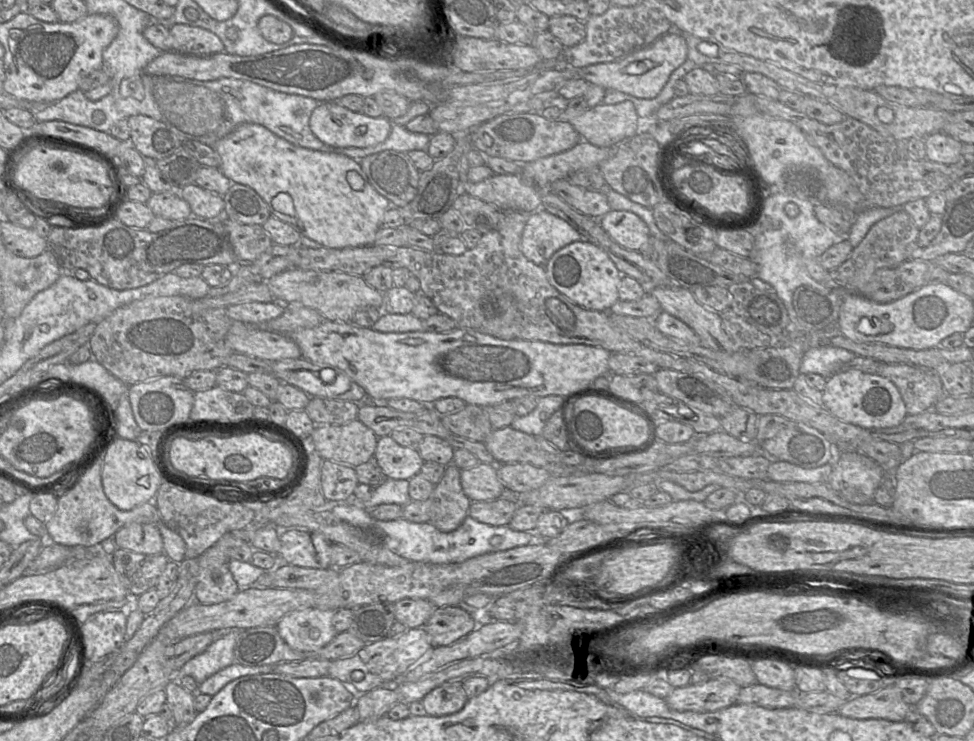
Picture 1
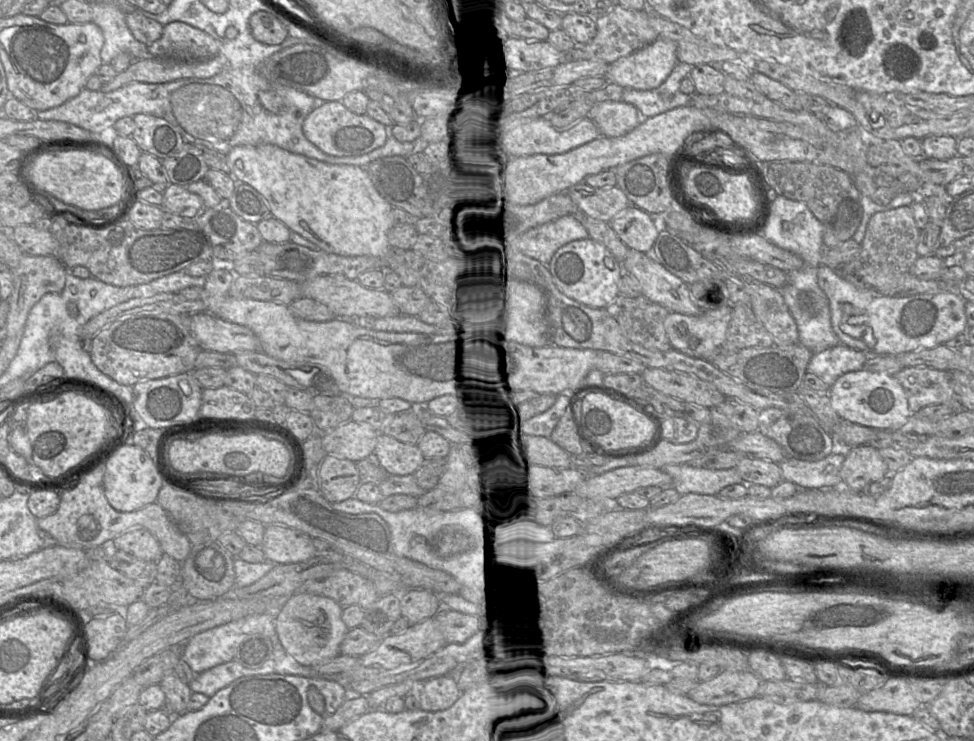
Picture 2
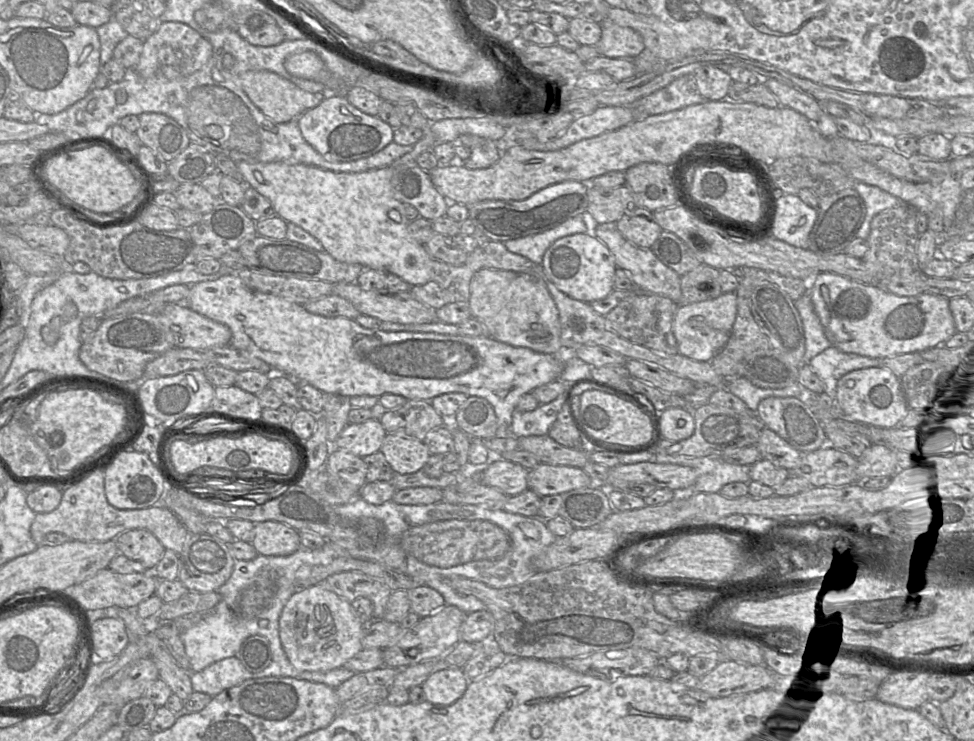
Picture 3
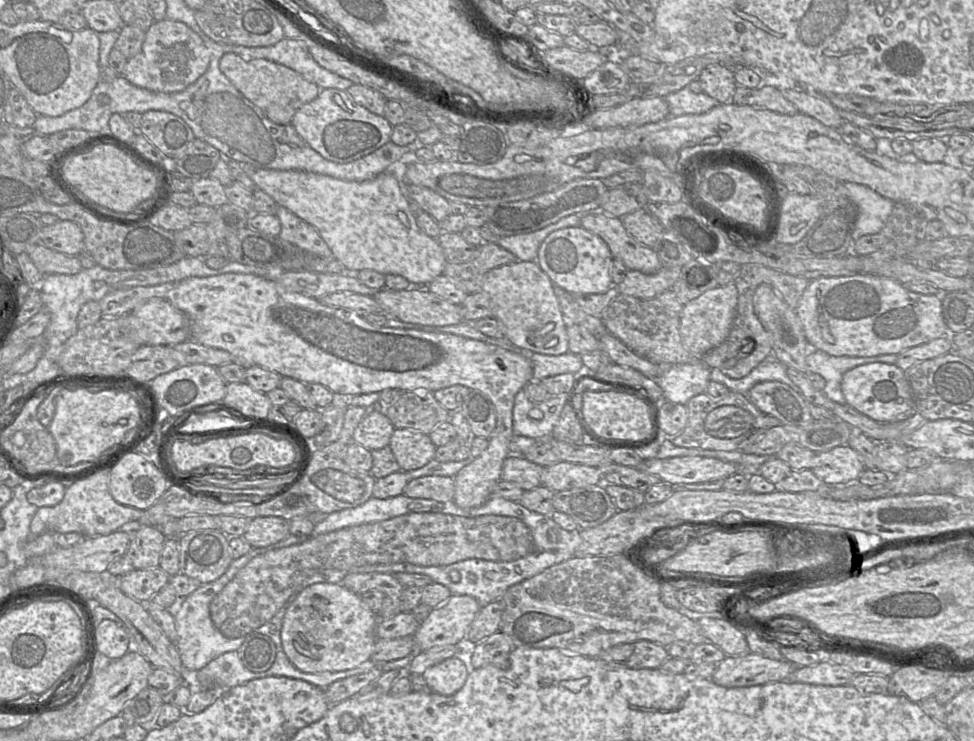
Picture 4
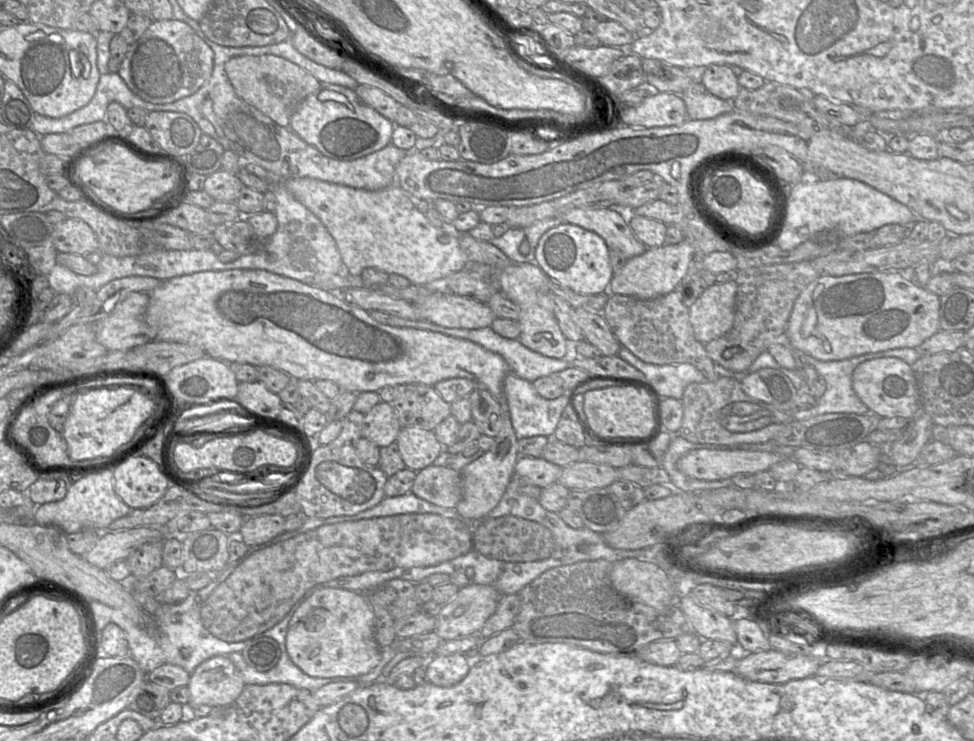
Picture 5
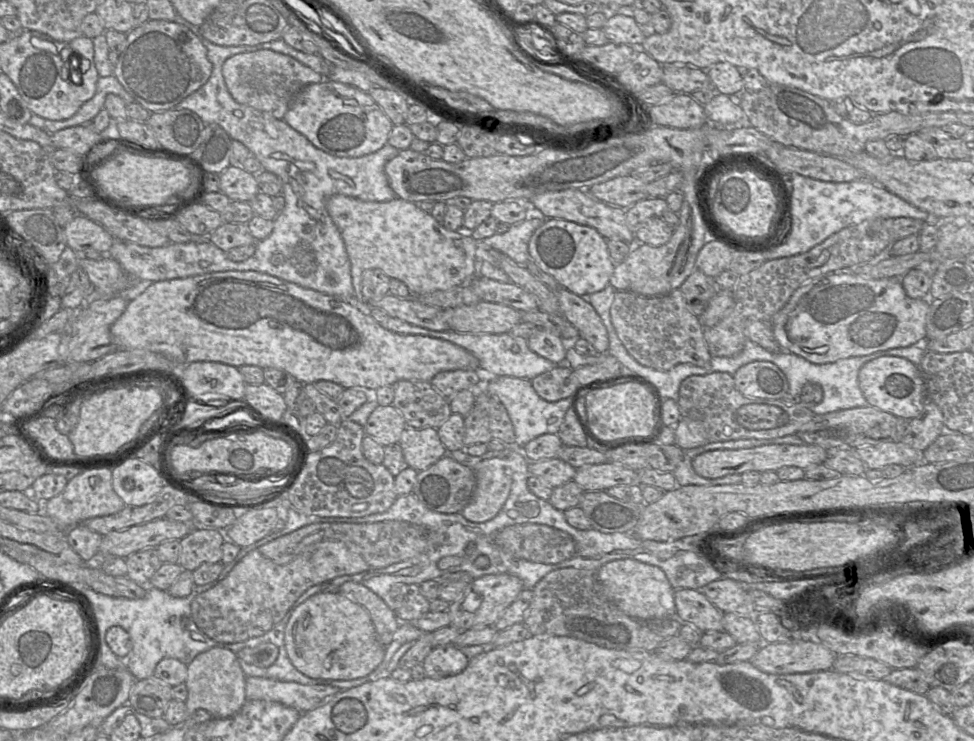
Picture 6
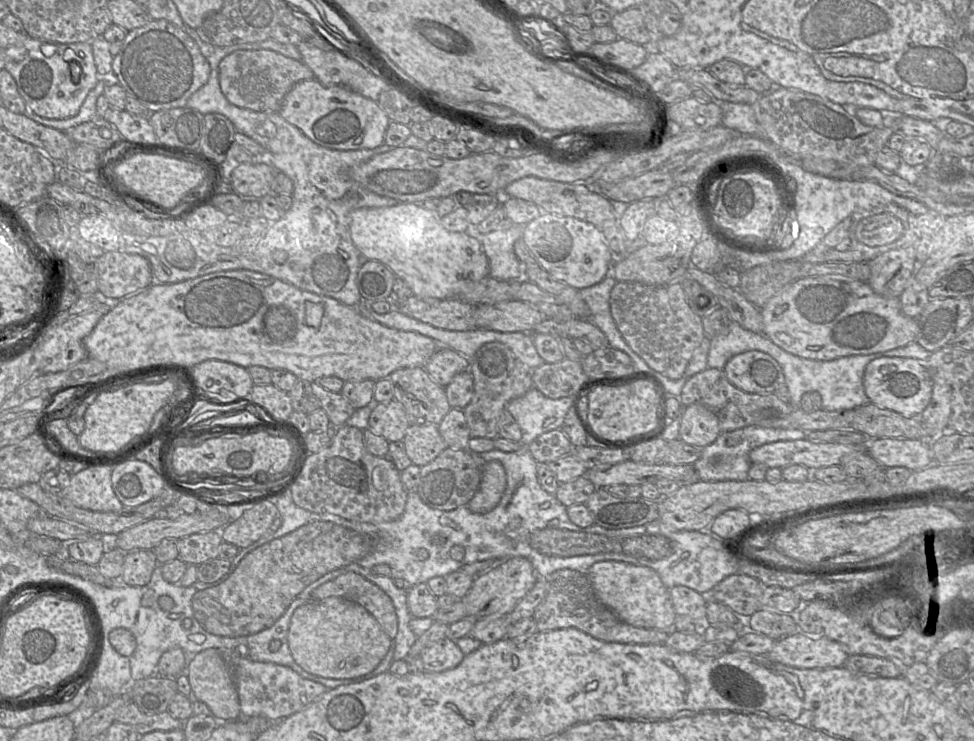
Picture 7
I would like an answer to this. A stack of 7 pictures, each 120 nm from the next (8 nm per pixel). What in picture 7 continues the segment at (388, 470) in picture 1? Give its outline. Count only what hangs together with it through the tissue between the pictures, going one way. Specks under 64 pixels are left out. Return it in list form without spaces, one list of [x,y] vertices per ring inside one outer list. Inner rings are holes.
[[[410,424],[403,439],[406,454],[413,464],[420,467],[433,461],[447,444],[437,424]]]

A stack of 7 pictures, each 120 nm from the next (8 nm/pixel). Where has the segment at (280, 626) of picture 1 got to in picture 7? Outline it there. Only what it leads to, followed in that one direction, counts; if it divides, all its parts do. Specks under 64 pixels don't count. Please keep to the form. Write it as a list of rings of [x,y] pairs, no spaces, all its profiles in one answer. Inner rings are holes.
[[[342,597],[310,599],[290,620],[288,645],[295,662],[324,678],[350,679],[372,672],[384,659],[393,640],[361,605]]]

